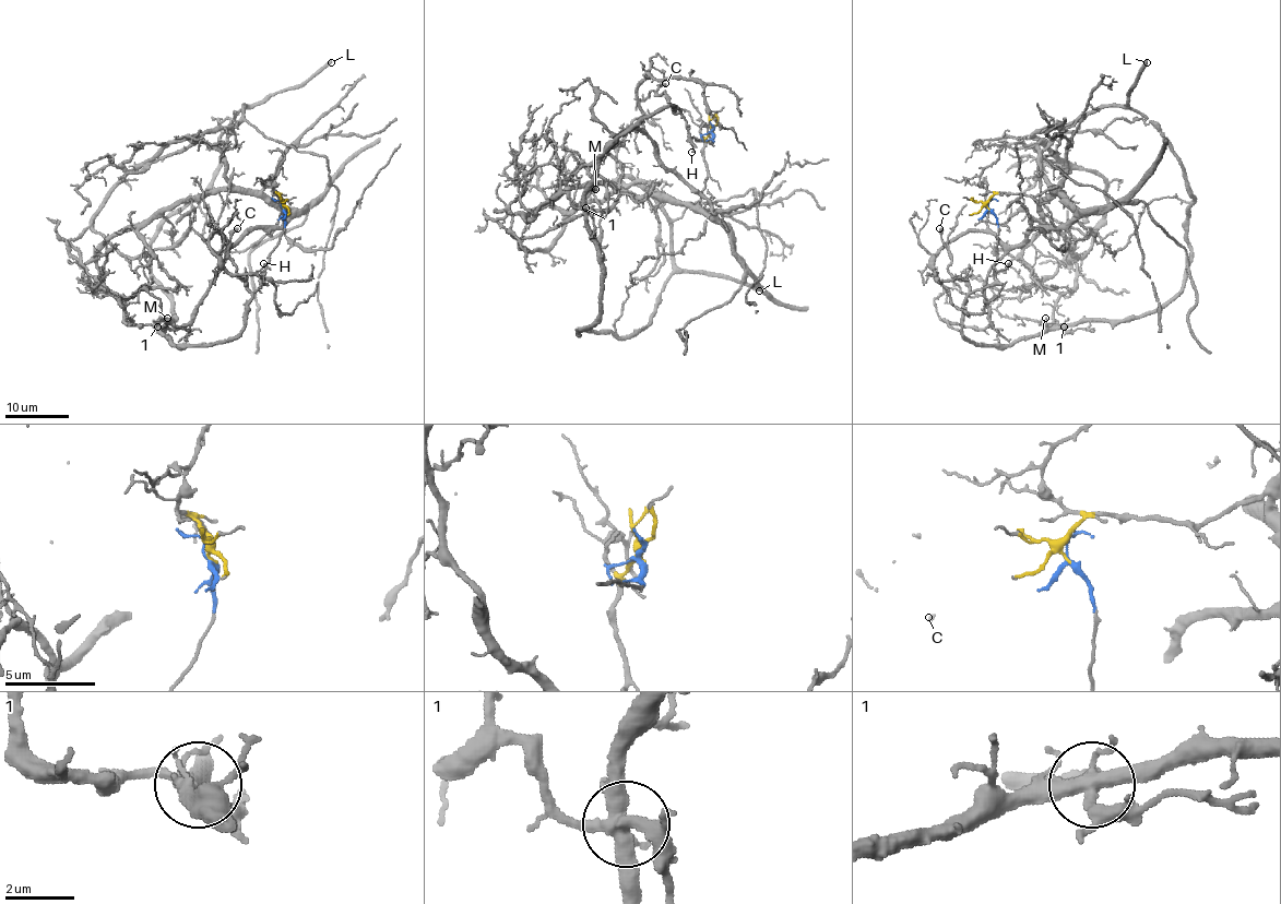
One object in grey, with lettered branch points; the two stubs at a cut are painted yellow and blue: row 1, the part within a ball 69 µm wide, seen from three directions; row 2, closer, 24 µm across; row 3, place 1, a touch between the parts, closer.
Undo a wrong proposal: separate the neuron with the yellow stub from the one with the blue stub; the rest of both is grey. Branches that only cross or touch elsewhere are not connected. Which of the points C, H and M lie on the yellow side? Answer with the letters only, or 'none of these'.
none of these

